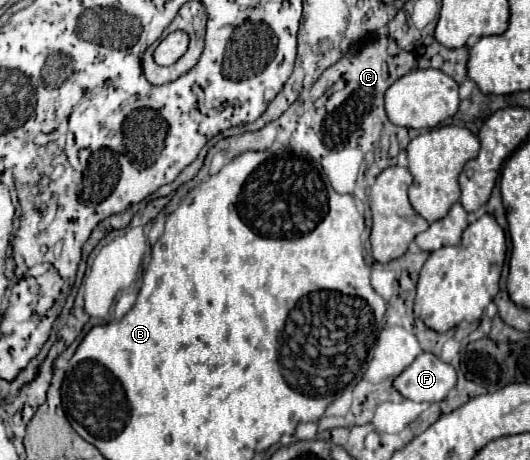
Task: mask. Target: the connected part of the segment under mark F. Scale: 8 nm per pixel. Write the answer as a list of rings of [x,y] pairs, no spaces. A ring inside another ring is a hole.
[[[431,353],[419,355],[397,379],[395,389],[417,403],[437,403],[455,387],[455,369]]]

